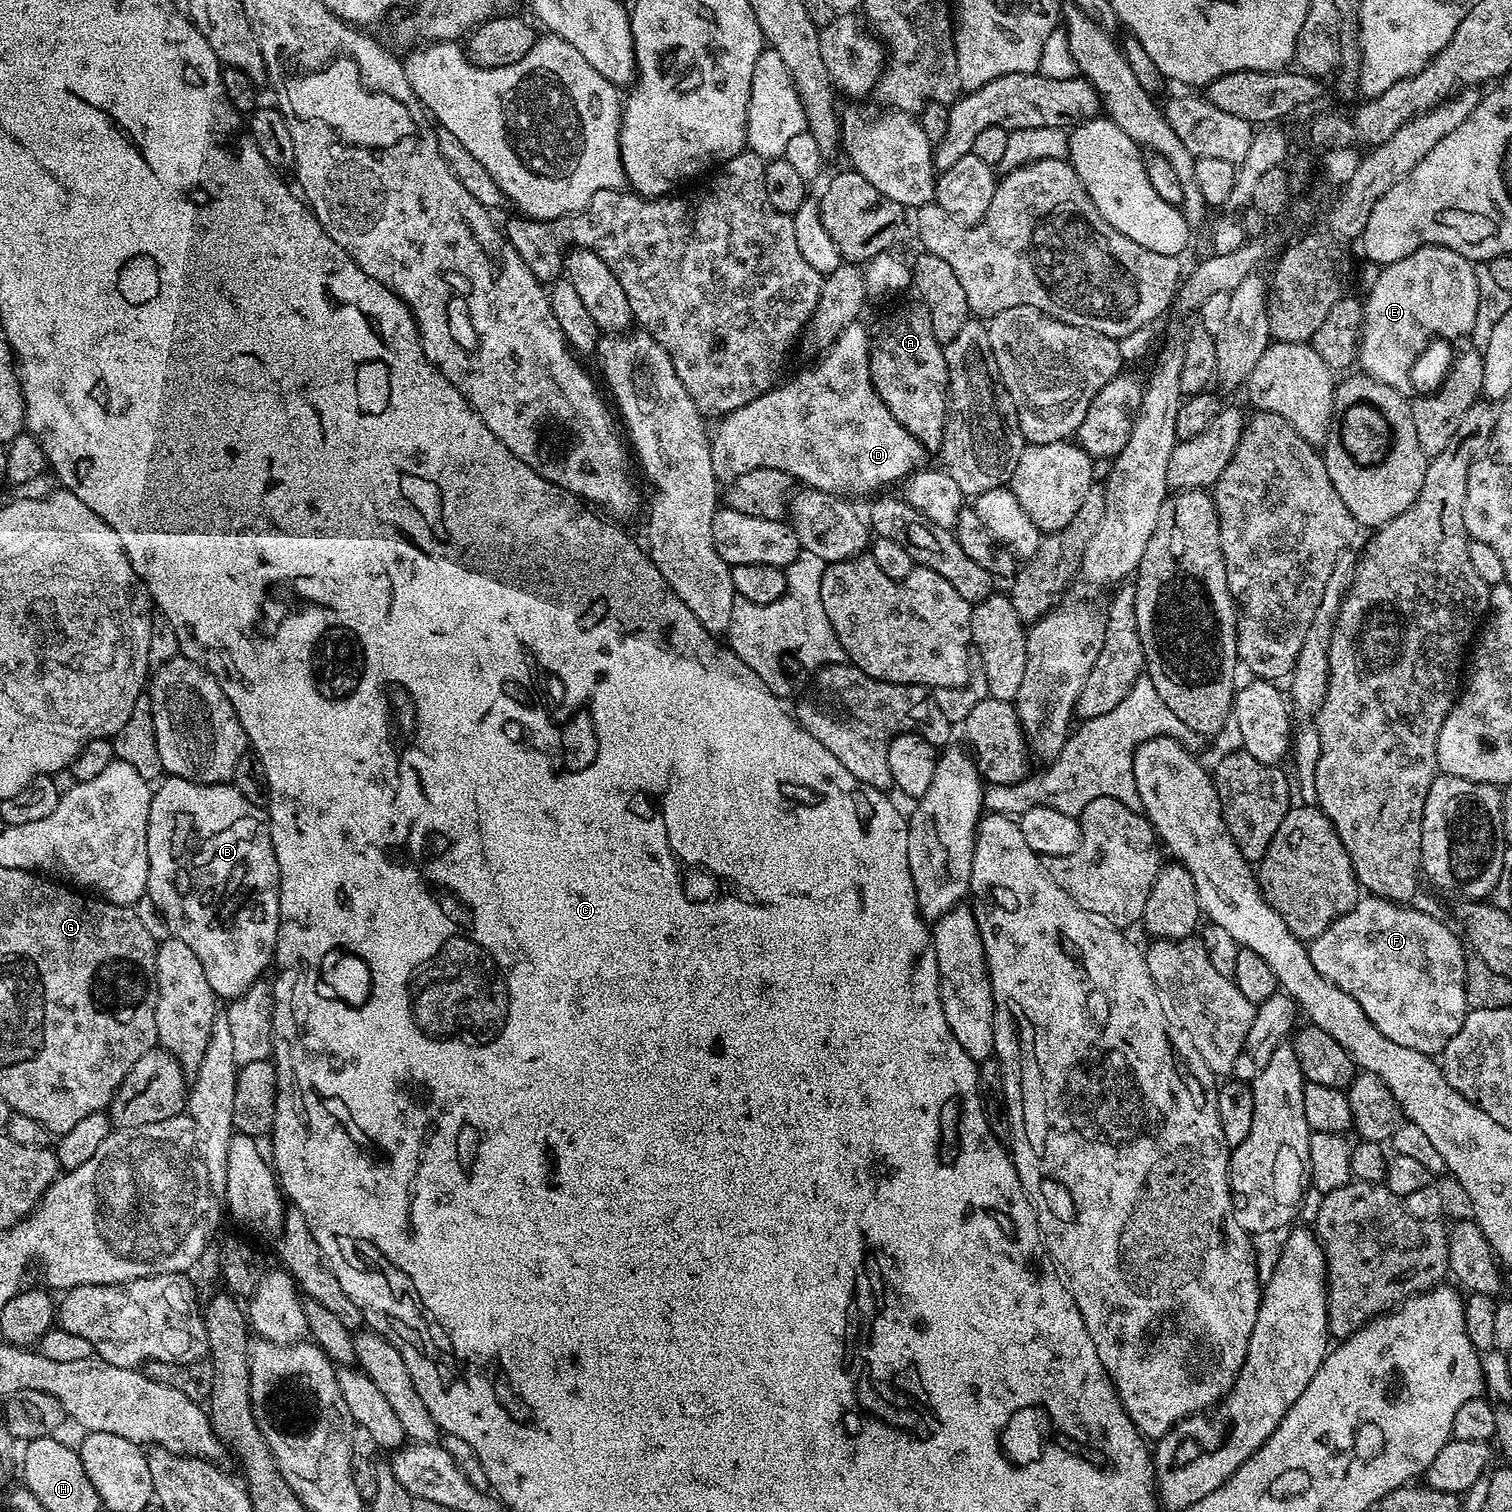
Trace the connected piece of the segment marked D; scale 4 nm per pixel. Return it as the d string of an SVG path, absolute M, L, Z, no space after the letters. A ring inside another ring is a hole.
M857 322L846 326L846 330L838 334L838 338L817 359L820 361L813 368L806 369L785 384L777 383L717 423L720 425L716 432L714 428L710 436L710 462L714 466L717 481L733 480L738 478L738 474L746 474L746 470L773 468L782 470L801 485L847 497L848 491L875 493L879 484L888 484L899 476L907 477L925 467L924 445L898 423L894 414L890 414L886 402L882 402L872 384L868 361L870 332L862 325Z

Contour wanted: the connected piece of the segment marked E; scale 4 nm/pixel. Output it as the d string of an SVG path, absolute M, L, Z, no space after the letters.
M1426 244L1414 250L1414 254L1406 254L1393 264L1385 264L1378 274L1378 282L1367 289L1368 300L1363 301L1364 326L1360 333L1358 364L1363 375L1372 376L1378 382L1398 390L1398 394L1411 397L1412 367L1416 359L1428 348L1428 343L1435 336L1444 340L1456 340L1459 336L1467 337L1475 326L1478 313L1479 282L1475 277L1476 264L1462 254L1450 250L1446 246Z

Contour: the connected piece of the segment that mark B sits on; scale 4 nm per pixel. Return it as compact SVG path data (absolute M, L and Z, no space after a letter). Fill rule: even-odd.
M168 776L159 781L158 787L152 793L150 802L150 818L146 830L146 850L148 851L148 891L147 899L152 899L154 907L160 911L164 924L169 928L175 939L186 942L194 954L198 954L198 962L202 962L202 970L206 970L206 979L210 982L210 990L214 990L217 998L224 1002L231 1002L237 996L241 996L254 981L261 979L264 972L269 971L274 960L276 950L276 935L280 925L280 871L278 870L278 858L274 854L274 842L272 841L272 826L268 819L268 813L264 808L254 806L254 802L246 802L242 794L231 782L222 784L199 784L190 782L186 778Z

